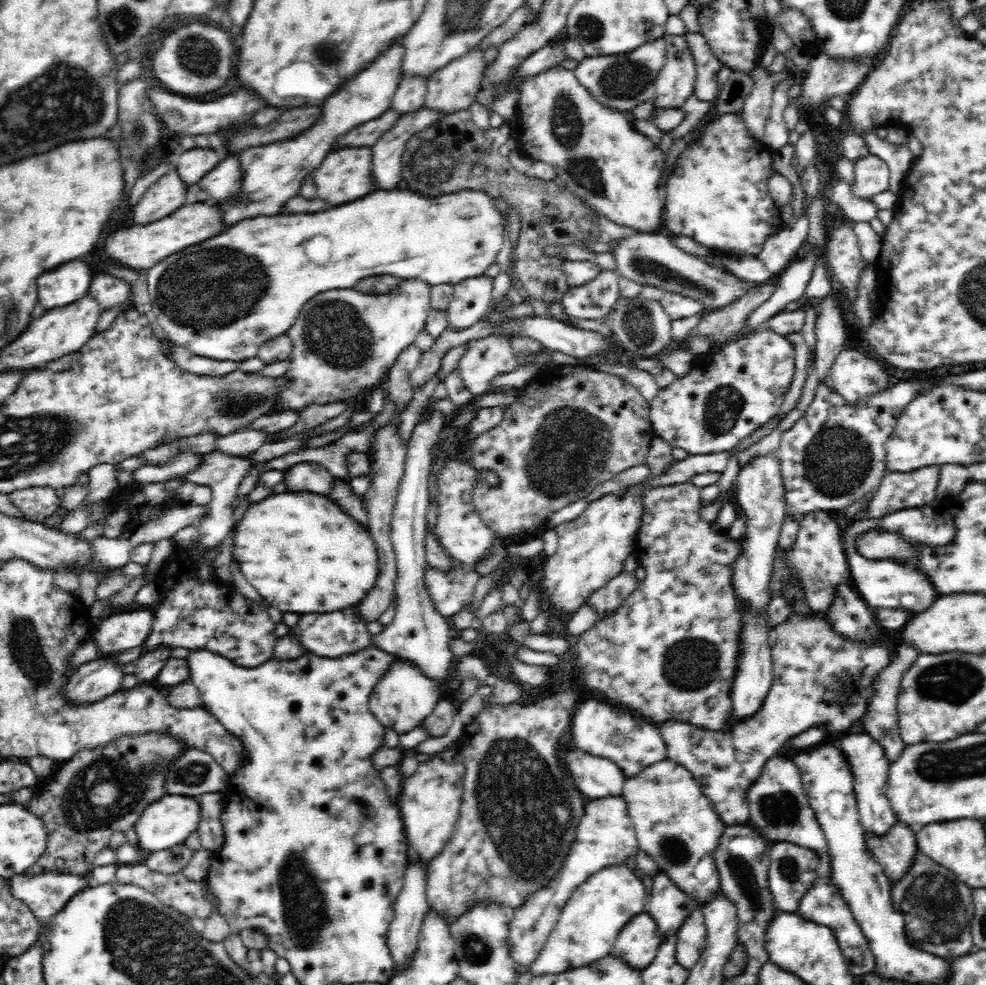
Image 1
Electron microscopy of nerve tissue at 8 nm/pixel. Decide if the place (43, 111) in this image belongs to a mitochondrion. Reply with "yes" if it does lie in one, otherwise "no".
yes

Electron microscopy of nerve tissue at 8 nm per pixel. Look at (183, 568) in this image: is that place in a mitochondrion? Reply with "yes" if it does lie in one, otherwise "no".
no

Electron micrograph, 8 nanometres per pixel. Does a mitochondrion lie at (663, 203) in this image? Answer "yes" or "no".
no

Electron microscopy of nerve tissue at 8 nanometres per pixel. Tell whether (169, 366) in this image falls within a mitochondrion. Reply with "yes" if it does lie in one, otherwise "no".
no

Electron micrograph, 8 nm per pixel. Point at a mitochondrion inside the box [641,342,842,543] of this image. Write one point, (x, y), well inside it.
(724, 405)

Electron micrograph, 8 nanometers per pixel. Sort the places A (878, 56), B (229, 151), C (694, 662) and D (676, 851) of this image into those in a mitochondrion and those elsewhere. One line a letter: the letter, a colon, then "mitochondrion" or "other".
A: other
B: other
C: mitochondrion
D: mitochondrion

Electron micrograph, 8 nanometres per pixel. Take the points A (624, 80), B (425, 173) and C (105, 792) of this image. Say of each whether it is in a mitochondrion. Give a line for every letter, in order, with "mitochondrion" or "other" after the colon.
A: mitochondrion
B: mitochondrion
C: mitochondrion

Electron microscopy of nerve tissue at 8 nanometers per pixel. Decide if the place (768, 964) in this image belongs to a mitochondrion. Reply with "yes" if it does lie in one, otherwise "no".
no

